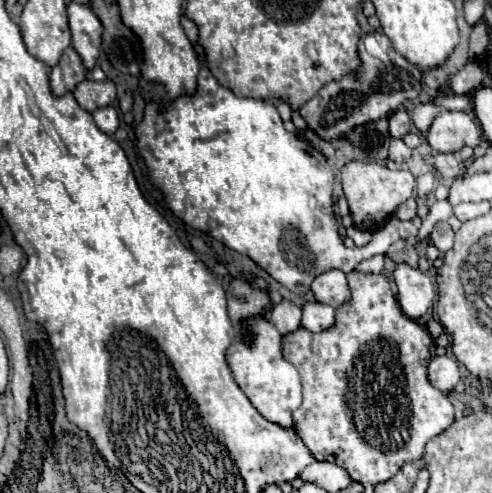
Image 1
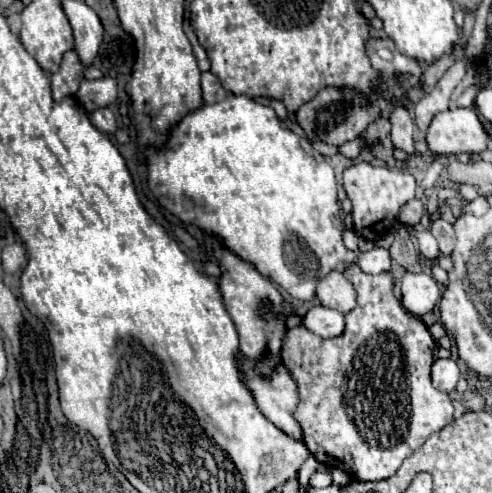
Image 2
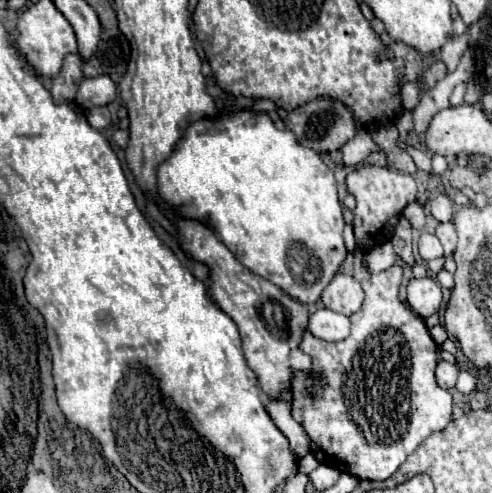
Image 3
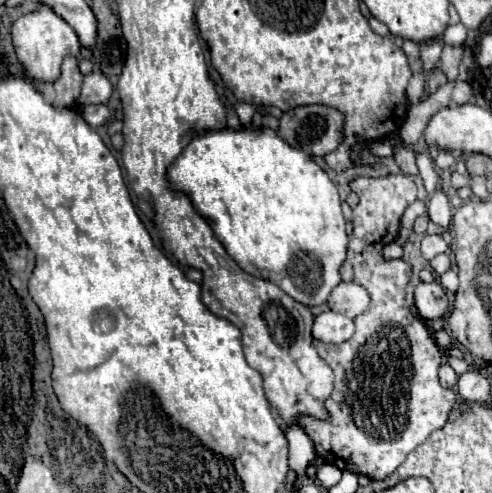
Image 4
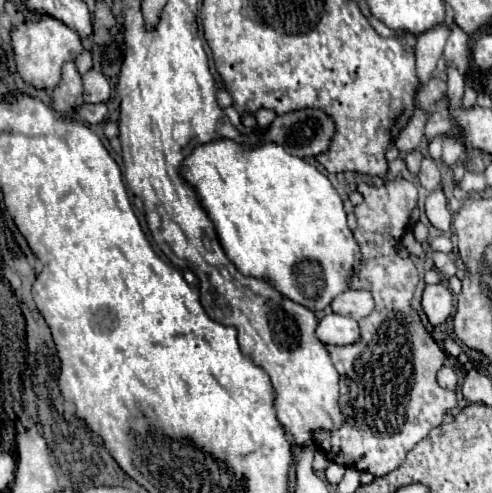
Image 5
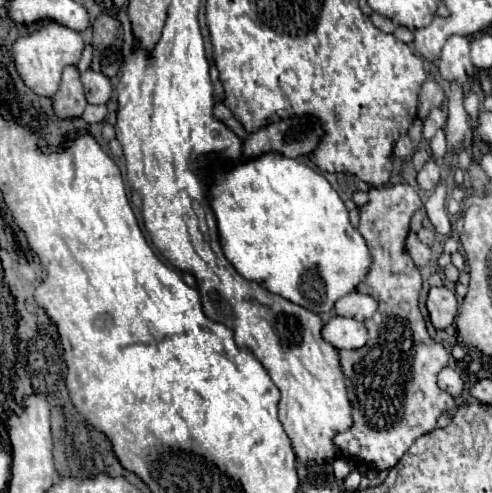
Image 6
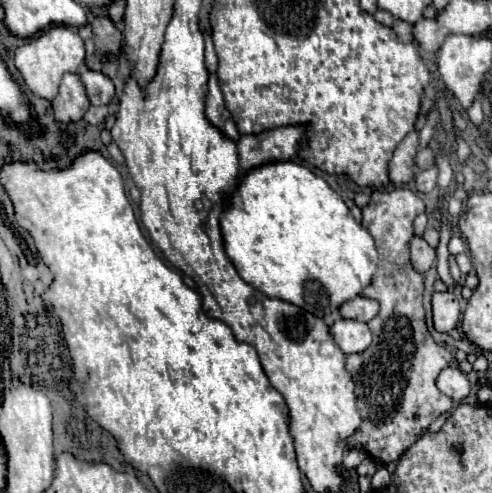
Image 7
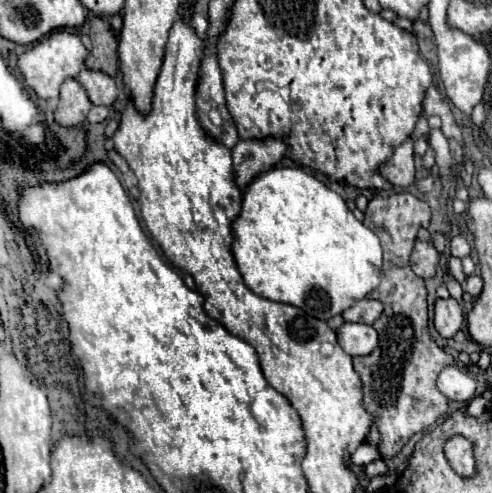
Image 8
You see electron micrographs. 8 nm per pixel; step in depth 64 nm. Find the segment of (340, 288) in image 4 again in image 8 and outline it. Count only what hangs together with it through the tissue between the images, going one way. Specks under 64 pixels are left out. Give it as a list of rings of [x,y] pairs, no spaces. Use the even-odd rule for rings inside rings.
[[[358,300],[352,308],[346,308],[342,312],[342,318],[346,322],[364,322],[364,324],[372,324],[380,314],[382,314],[382,304],[378,300]]]

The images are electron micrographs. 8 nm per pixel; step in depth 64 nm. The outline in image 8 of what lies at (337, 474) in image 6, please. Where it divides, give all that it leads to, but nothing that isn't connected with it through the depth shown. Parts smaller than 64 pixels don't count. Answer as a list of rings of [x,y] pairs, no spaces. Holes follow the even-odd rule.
[[[362,444],[360,448],[356,448],[356,452],[352,452],[350,456],[350,464],[356,464],[356,466],[364,466],[368,462],[374,462],[380,458],[380,450],[378,446],[374,444]]]

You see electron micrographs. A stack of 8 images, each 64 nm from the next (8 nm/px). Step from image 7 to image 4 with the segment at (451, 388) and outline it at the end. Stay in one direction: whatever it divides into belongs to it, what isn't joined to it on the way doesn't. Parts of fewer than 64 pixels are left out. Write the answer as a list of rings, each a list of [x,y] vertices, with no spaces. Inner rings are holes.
[[[442,364],[442,366],[440,366],[438,376],[440,376],[440,384],[442,384],[444,388],[454,388],[454,386],[456,386],[458,374],[456,374],[448,364]]]

